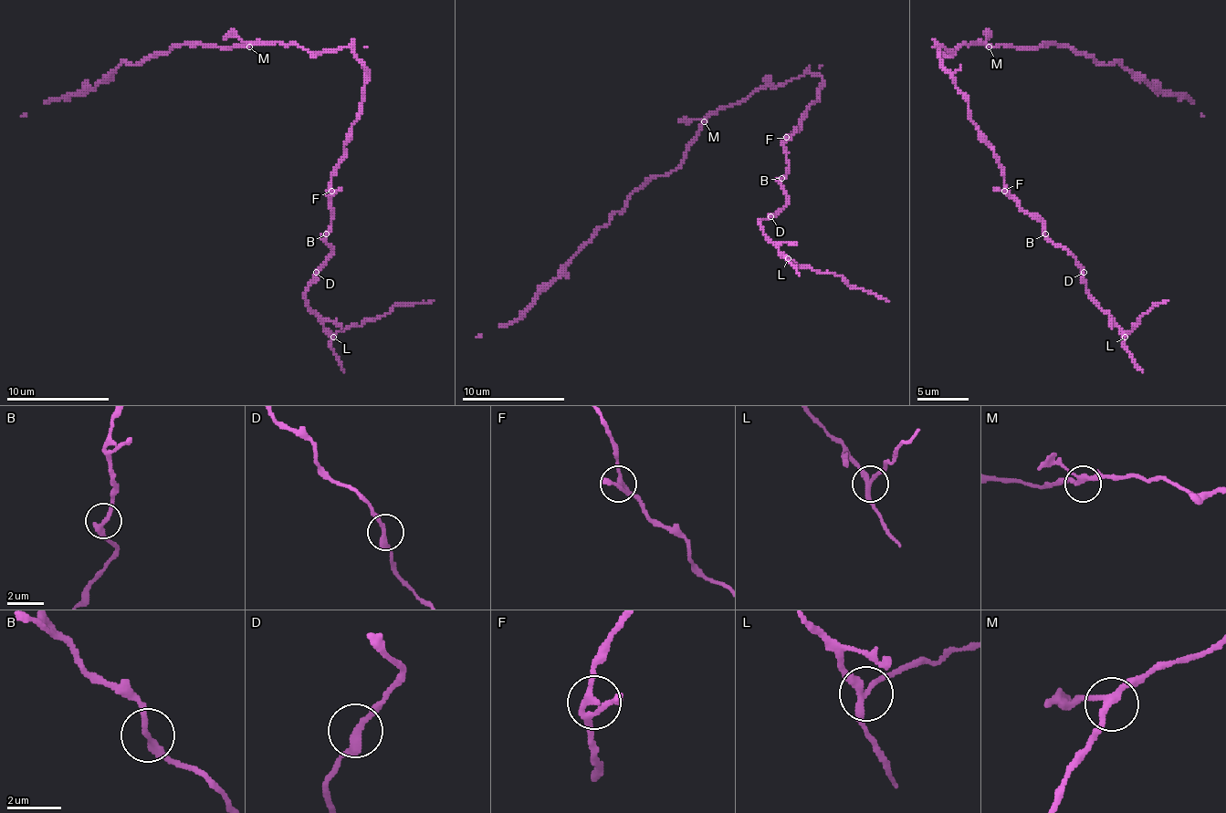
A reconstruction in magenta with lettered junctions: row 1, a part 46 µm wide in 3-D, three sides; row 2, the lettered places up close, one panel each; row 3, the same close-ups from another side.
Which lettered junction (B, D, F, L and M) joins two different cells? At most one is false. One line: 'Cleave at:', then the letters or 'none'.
Cleave at: L

